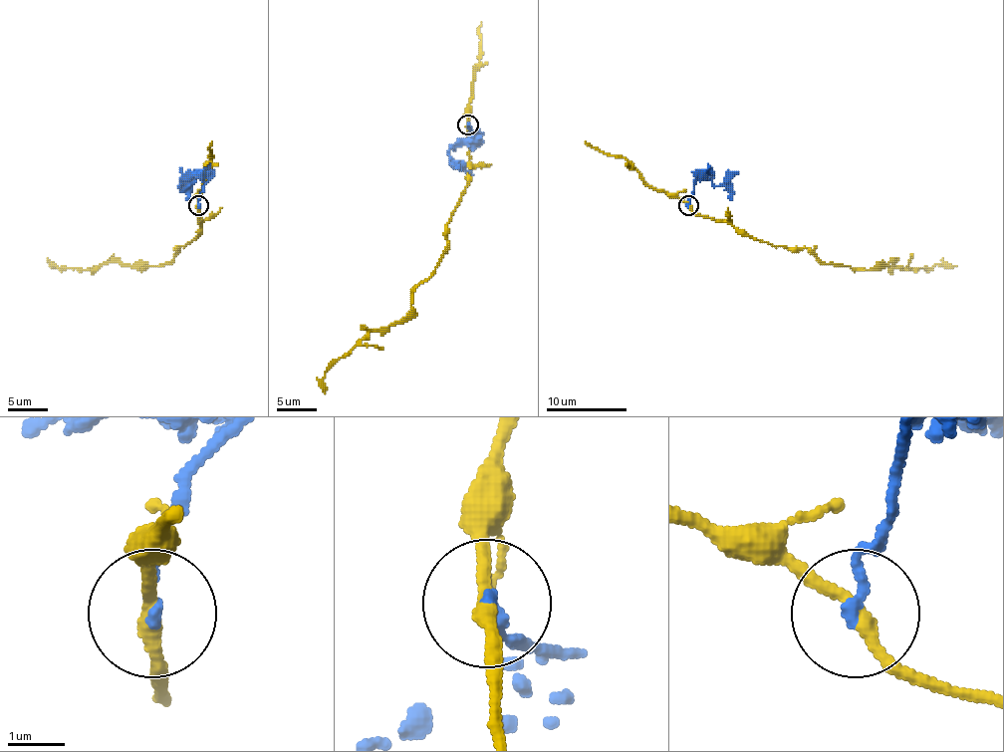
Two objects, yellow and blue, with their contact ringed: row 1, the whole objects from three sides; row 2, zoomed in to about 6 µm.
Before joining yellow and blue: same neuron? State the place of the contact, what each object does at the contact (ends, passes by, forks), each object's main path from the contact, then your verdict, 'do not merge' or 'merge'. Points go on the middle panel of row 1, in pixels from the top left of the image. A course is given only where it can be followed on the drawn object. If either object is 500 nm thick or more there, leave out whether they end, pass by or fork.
at (468, 125); yellow passes by; blue ends there; yellow runs (467, 125), (469, 182), (447, 225), (447, 251), (415, 289), (407, 315), (373, 329), (331, 366), (325, 393); blue runs (467, 125), (475, 132), (469, 138), (461, 138), (449, 150), (451, 156), (473, 174); do not merge

